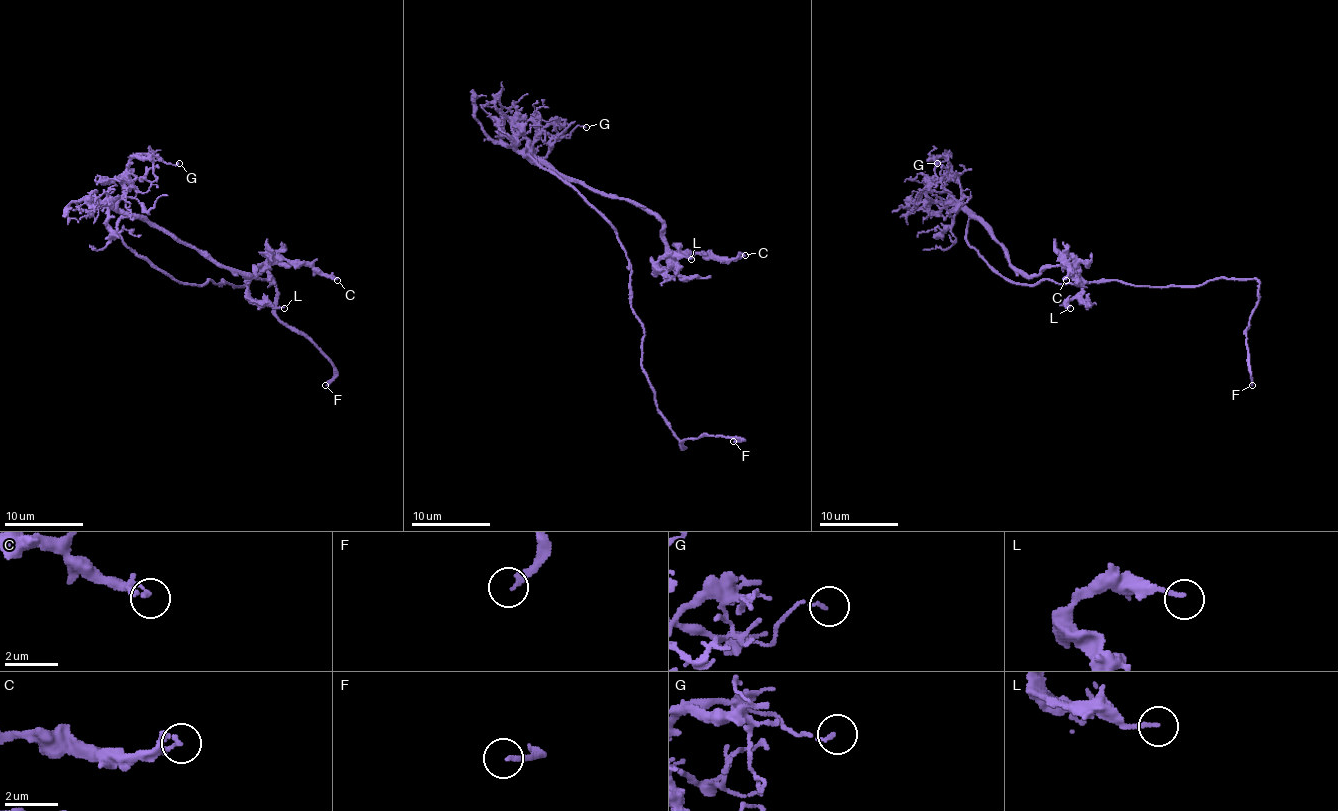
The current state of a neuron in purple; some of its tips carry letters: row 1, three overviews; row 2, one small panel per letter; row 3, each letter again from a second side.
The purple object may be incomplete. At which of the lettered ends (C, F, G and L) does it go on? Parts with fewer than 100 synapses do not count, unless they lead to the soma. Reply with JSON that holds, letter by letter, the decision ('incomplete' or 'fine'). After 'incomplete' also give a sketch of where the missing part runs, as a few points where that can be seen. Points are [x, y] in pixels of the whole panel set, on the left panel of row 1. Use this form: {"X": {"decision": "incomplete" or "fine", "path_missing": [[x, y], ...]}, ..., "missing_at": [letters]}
{"C": {"decision": "fine"}, "F": {"decision": "incomplete", "path_missing": [[325, 385], [309, 389], [284, 387]]}, "G": {"decision": "fine"}, "L": {"decision": "fine"}, "missing_at": ["F"]}

